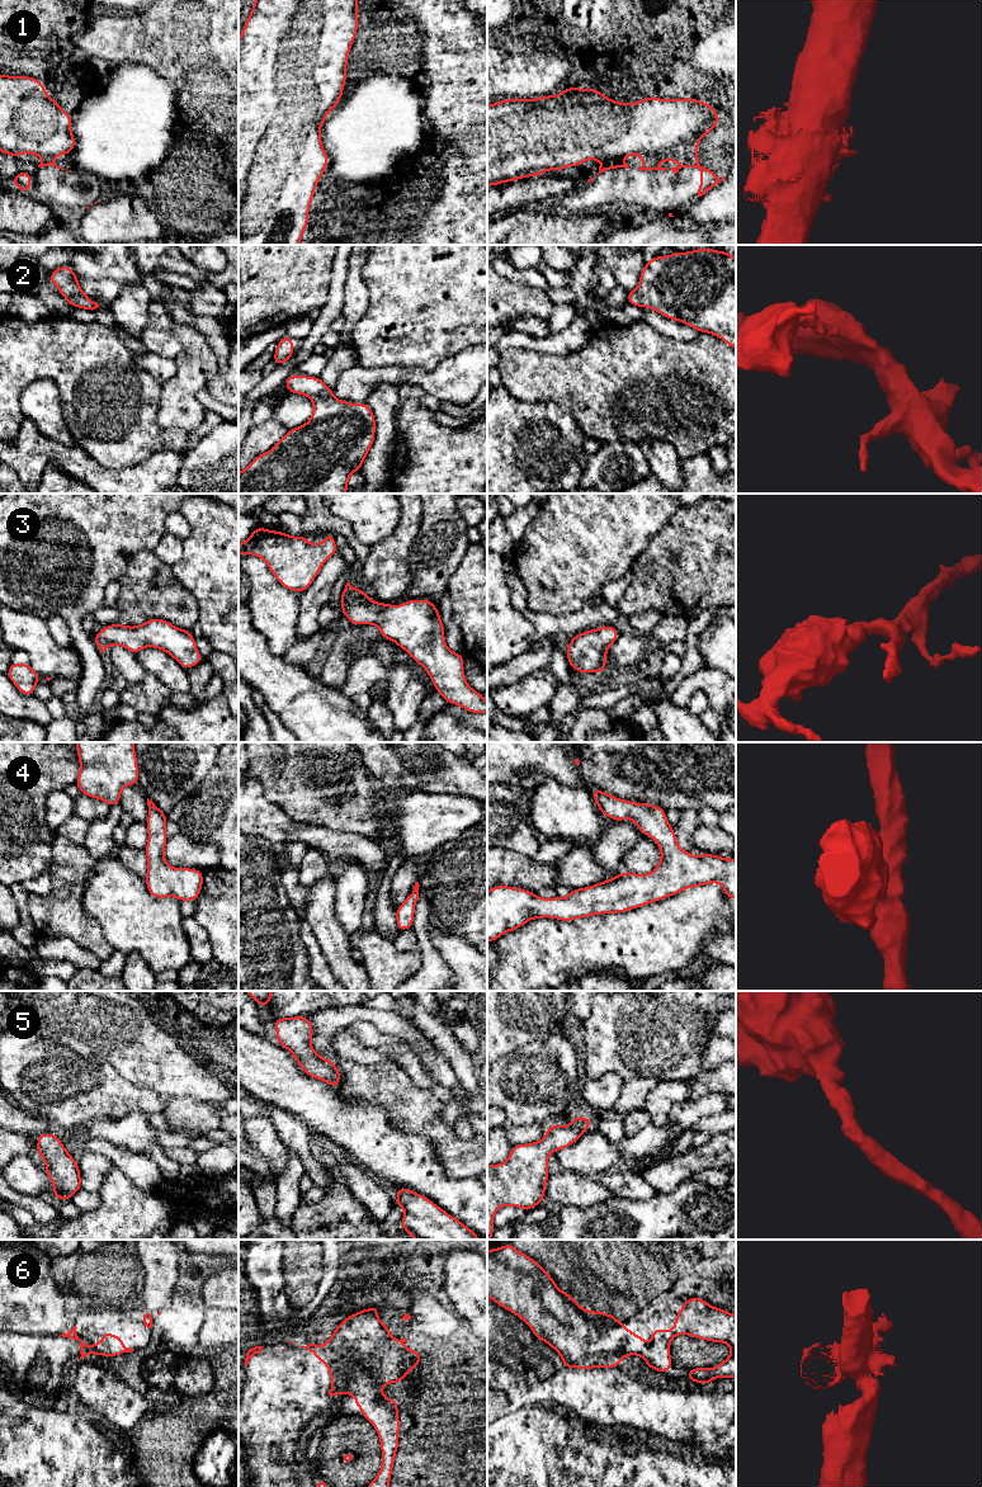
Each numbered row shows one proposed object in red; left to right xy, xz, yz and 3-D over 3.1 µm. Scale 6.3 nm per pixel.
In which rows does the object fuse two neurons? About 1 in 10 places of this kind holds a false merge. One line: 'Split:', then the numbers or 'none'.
Split: none

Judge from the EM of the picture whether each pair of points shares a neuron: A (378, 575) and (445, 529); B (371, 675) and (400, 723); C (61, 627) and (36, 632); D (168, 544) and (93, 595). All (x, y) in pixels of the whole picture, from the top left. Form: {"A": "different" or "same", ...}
{"A": "different", "B": "same", "C": "different", "D": "different"}

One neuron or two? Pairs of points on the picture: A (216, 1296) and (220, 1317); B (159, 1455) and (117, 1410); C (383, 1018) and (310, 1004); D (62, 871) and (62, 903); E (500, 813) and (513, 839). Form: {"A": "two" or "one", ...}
{"A": "two", "B": "two", "C": "two", "D": "one", "E": "one"}

